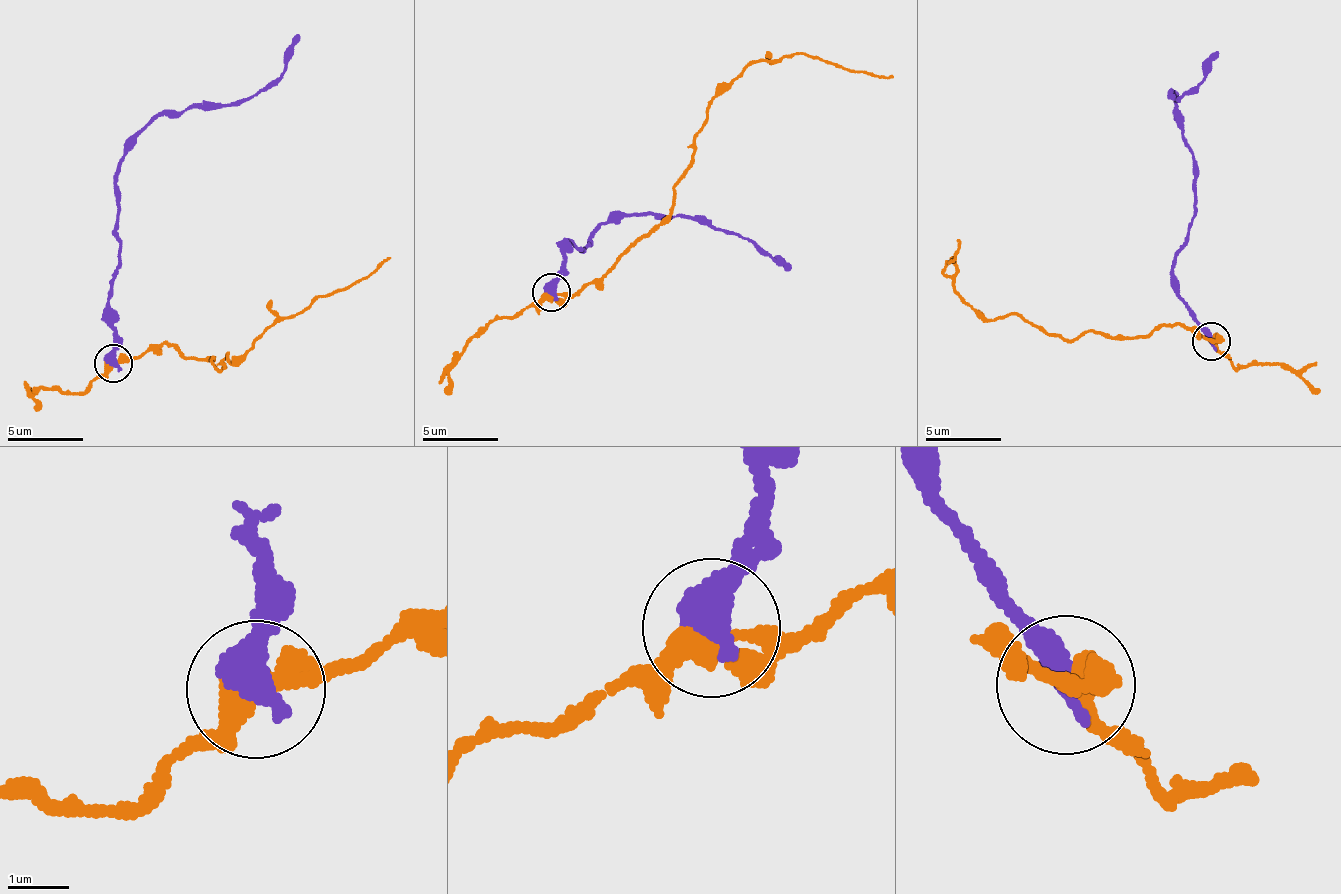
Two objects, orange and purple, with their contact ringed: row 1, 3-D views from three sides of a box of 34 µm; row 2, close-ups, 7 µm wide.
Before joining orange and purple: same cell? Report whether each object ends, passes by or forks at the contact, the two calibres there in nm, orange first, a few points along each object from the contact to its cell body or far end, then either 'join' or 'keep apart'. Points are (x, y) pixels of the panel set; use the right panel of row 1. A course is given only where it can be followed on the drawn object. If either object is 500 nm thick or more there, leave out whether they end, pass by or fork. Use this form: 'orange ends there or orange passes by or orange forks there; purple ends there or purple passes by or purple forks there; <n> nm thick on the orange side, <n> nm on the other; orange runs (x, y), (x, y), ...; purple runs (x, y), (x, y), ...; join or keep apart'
440 nm thick on the orange side, 500 nm on the other; orange runs (1212, 341), (1183, 326), (1060, 338), (1005, 313), (988, 318), (956, 294), (941, 272), (956, 257), (959, 239); purple runs (1212, 341), (1174, 274), (1174, 251), (1195, 212), (1195, 160), (1170, 98), (1204, 79), (1216, 52); keep apart

